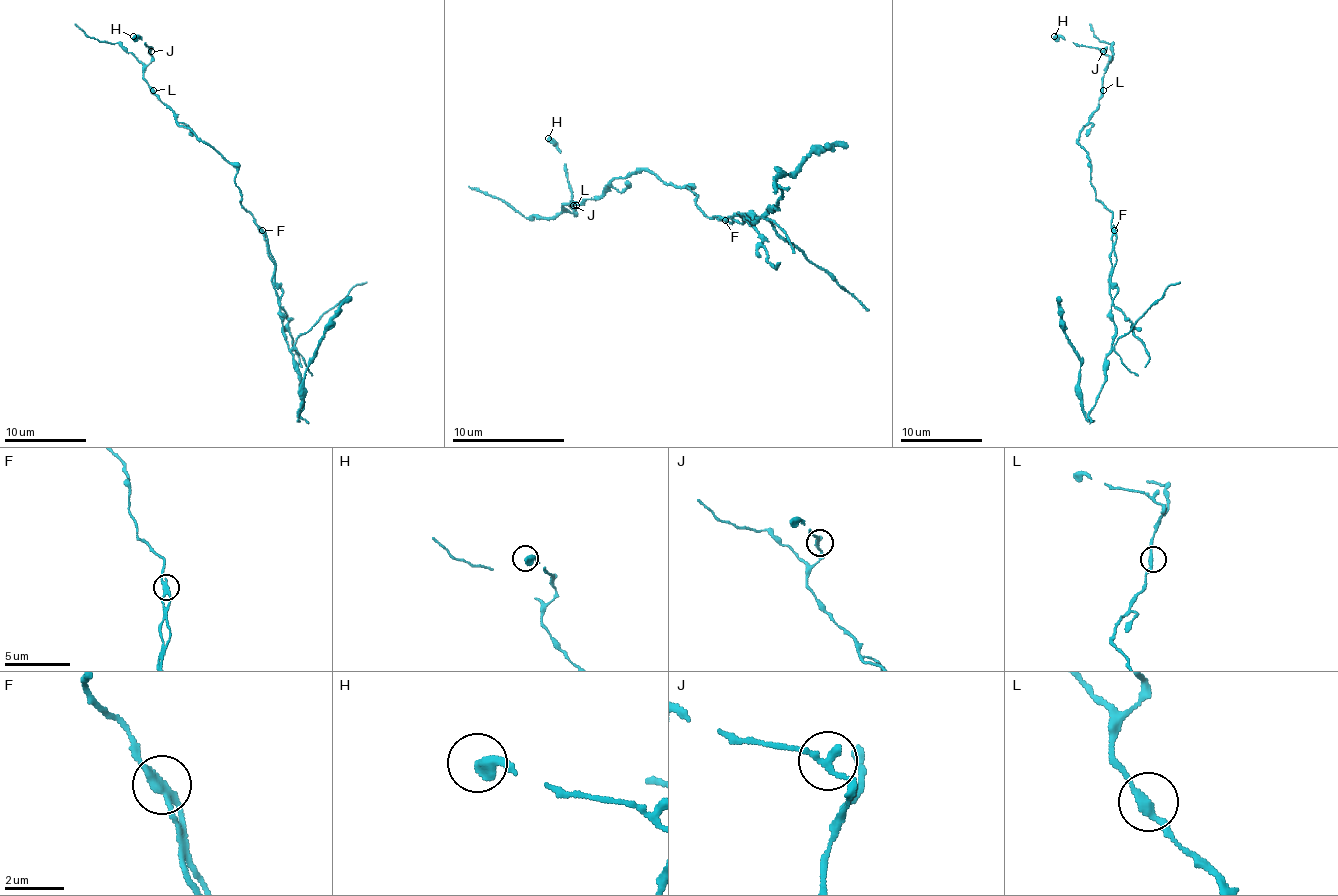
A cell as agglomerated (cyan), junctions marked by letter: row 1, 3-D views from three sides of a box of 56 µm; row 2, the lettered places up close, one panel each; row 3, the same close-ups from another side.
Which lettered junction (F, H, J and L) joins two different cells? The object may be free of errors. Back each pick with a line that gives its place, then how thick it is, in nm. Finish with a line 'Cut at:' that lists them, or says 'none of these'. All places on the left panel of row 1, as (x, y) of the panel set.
F: Place: (262, 230). Thickness 280 nm
Cut at: F

